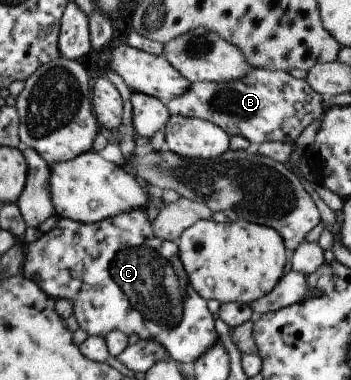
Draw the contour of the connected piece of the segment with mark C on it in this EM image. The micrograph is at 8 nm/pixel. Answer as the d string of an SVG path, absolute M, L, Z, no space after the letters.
M131 210L92 224L61 218L55 228L28 243L21 274L39 285L46 296L69 299L73 303L72 315L78 327L88 336L104 337L113 330L126 336L135 333L141 340L160 343L169 359L193 363L220 341L213 328L214 319L205 300L189 287L187 274L179 261L178 245L153 235L145 210Z

